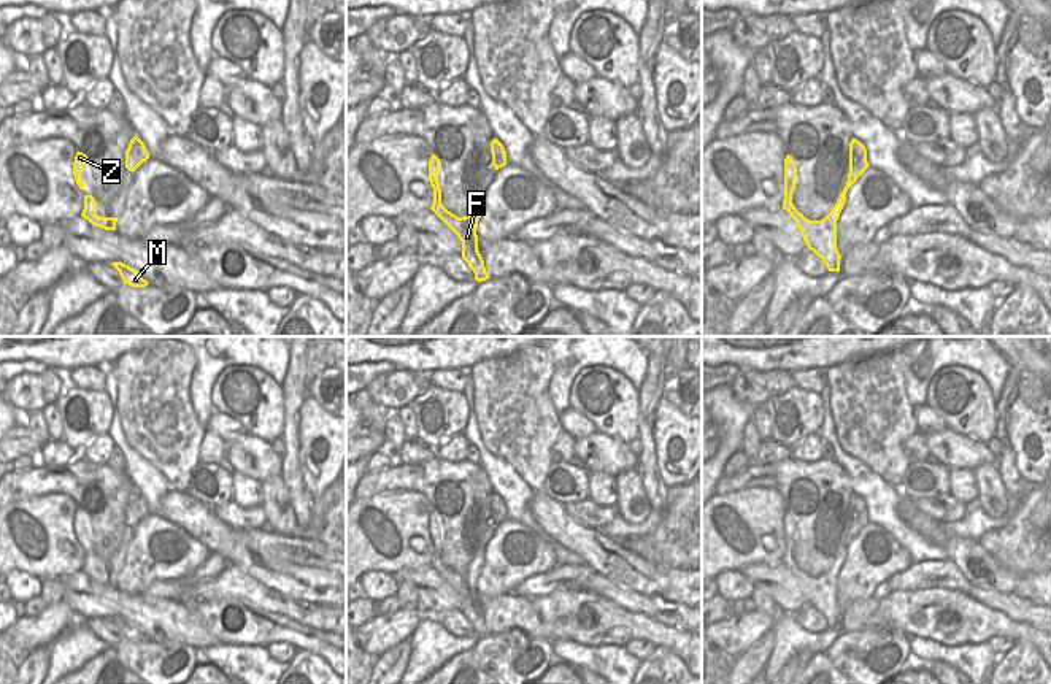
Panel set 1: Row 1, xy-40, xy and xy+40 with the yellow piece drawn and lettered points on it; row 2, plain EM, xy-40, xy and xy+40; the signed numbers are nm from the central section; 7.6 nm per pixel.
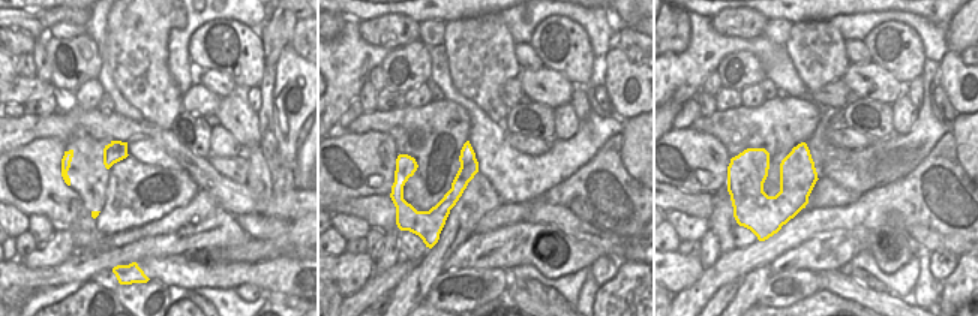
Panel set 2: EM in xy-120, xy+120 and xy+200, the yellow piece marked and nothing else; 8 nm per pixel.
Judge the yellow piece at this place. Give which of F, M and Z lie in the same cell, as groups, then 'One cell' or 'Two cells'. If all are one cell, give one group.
Groups: F M Z. One cell

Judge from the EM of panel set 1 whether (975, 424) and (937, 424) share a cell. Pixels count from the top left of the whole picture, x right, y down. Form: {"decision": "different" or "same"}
{"decision": "different"}

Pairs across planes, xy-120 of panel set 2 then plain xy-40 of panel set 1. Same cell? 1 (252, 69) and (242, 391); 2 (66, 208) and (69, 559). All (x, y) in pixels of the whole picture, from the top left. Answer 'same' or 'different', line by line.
1: same
2: same

